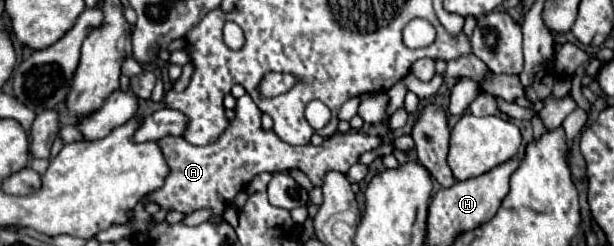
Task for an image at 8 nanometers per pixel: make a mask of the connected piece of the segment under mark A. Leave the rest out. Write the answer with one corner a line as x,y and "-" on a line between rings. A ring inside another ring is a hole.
244,95
236,101
234,119
230,119
230,125
224,129
224,133
210,145
194,147
186,143
182,137
166,137
160,139
160,151
164,153
164,159
170,167
170,173
166,175
166,181
160,189
148,193
142,203
156,203
164,211
178,211
178,213
194,213
198,209
210,209
212,215
220,217
228,203
262,171
286,171
292,167
302,169
312,185
322,185
322,177
328,169
346,173
350,165
358,161
358,157
366,151
376,149
380,143
380,135
366,135
362,131
348,131
348,133
334,133
330,139
324,139
322,145
300,145
294,147
282,139
274,131
264,131
260,125
262,111
256,107
256,103
250,99
250,95

